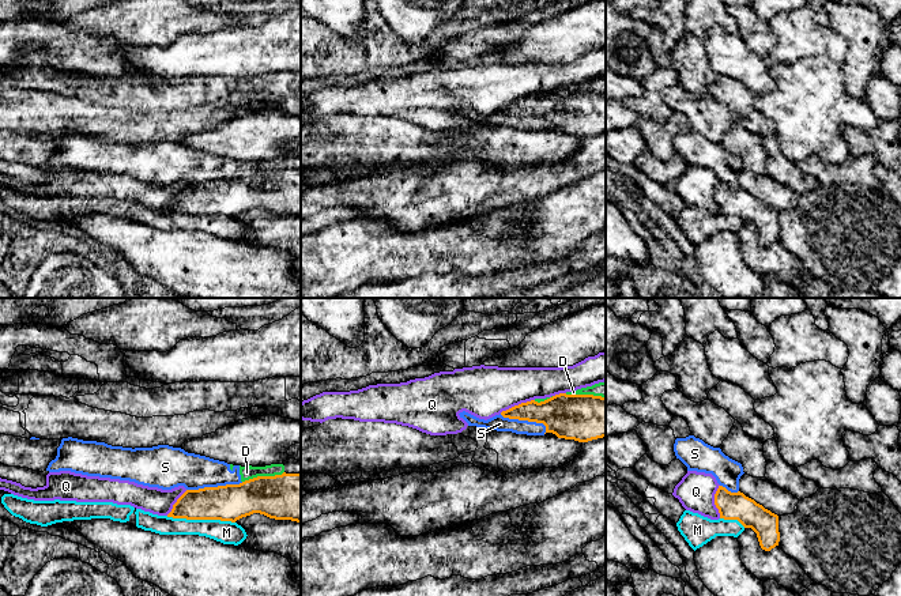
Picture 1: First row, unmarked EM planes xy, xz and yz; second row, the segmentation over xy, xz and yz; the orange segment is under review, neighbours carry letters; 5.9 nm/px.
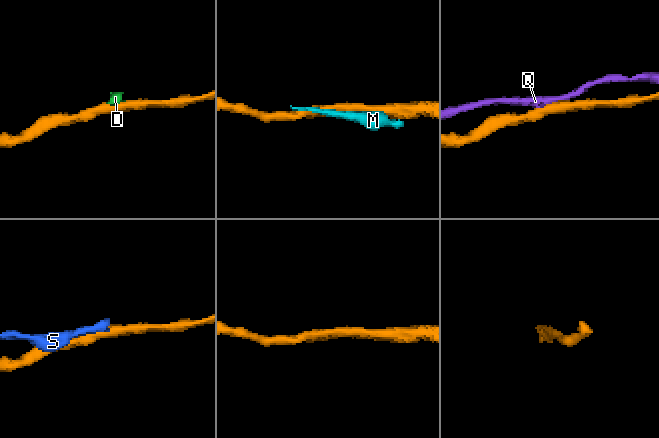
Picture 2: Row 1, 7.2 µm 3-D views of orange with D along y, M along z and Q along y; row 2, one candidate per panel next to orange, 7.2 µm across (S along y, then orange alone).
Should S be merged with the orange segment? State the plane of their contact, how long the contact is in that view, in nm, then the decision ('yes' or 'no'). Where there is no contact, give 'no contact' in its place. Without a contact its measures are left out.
xy | 340 nm | no

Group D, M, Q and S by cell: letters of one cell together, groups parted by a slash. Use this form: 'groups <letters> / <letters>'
groups D S / M / Q

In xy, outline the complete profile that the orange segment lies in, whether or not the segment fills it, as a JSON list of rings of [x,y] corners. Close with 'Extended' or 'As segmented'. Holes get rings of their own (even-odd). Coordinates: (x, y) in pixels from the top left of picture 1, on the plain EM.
[[[283,167],[240,180],[186,185],[167,212],[235,218],[253,208],[301,218],[301,169]]]. As segmented

